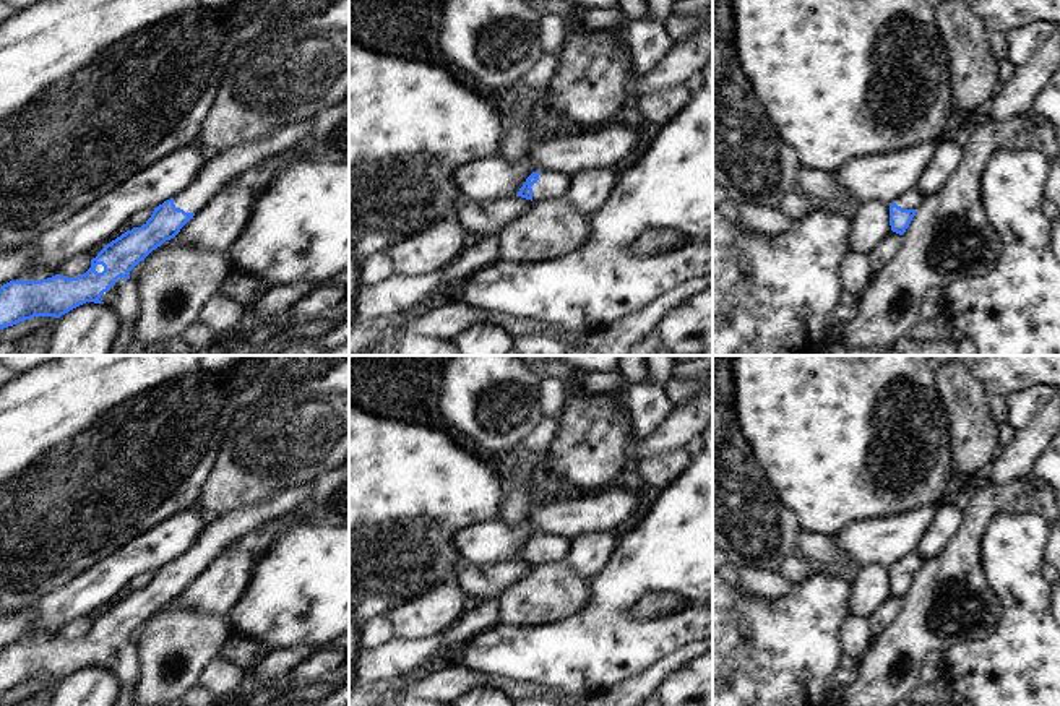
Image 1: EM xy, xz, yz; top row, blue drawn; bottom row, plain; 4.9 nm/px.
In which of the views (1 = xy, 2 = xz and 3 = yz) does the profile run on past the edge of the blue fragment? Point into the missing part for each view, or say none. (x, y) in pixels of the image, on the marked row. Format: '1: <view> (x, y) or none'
1: xy (236, 163)
2: xz (551, 184)
3: yz (911, 200)

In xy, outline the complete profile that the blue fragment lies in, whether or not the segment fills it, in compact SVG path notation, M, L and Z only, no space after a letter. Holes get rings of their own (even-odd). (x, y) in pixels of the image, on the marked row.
M312 118L273 130L268 136L252 143L237 144L221 154L208 156L205 167L198 172L188 188L154 208L151 217L141 226L127 230L107 243L91 268L76 278L55 274L41 281L10 281L0 287L0 329L13 326L34 316L60 318L70 310L86 303L104 303L99 299L117 282L118 278L130 279L130 271L166 240L174 239L180 229L229 182L245 177L256 164L292 149L312 127Z

